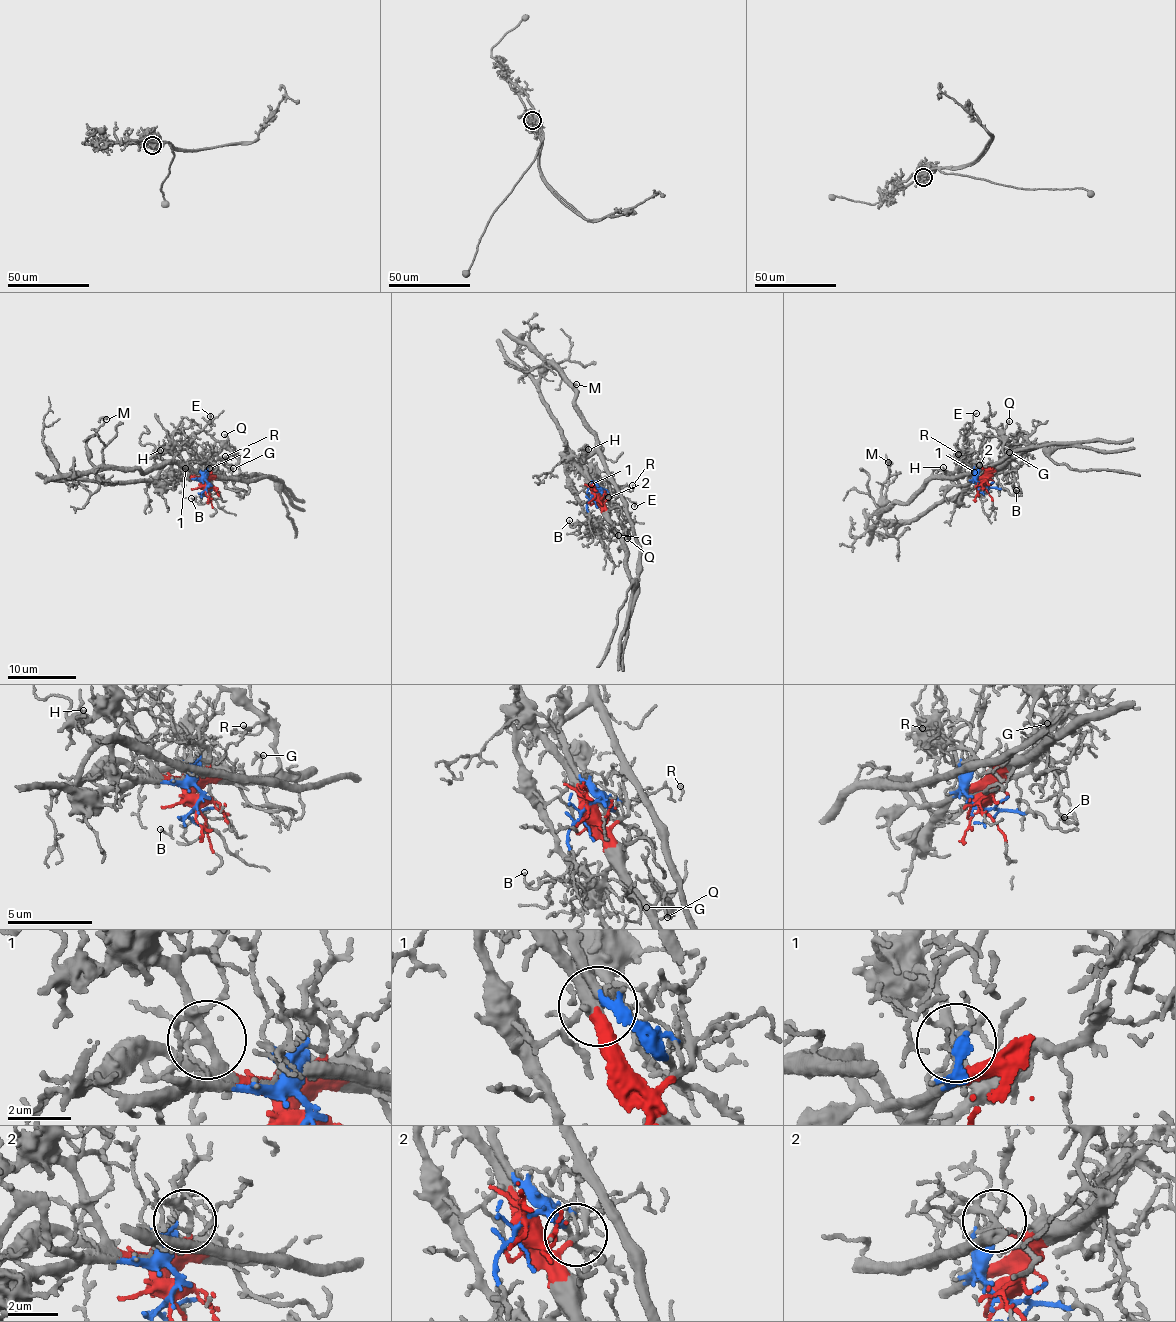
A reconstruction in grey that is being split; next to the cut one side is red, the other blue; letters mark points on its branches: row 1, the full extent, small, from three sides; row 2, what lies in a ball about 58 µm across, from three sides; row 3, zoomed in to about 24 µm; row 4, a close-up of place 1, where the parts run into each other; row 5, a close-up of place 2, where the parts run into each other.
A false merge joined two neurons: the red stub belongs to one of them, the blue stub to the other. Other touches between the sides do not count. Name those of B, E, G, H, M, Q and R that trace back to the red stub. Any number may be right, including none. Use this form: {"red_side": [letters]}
{"red_side": ["B", "E", "G", "Q", "R"]}

